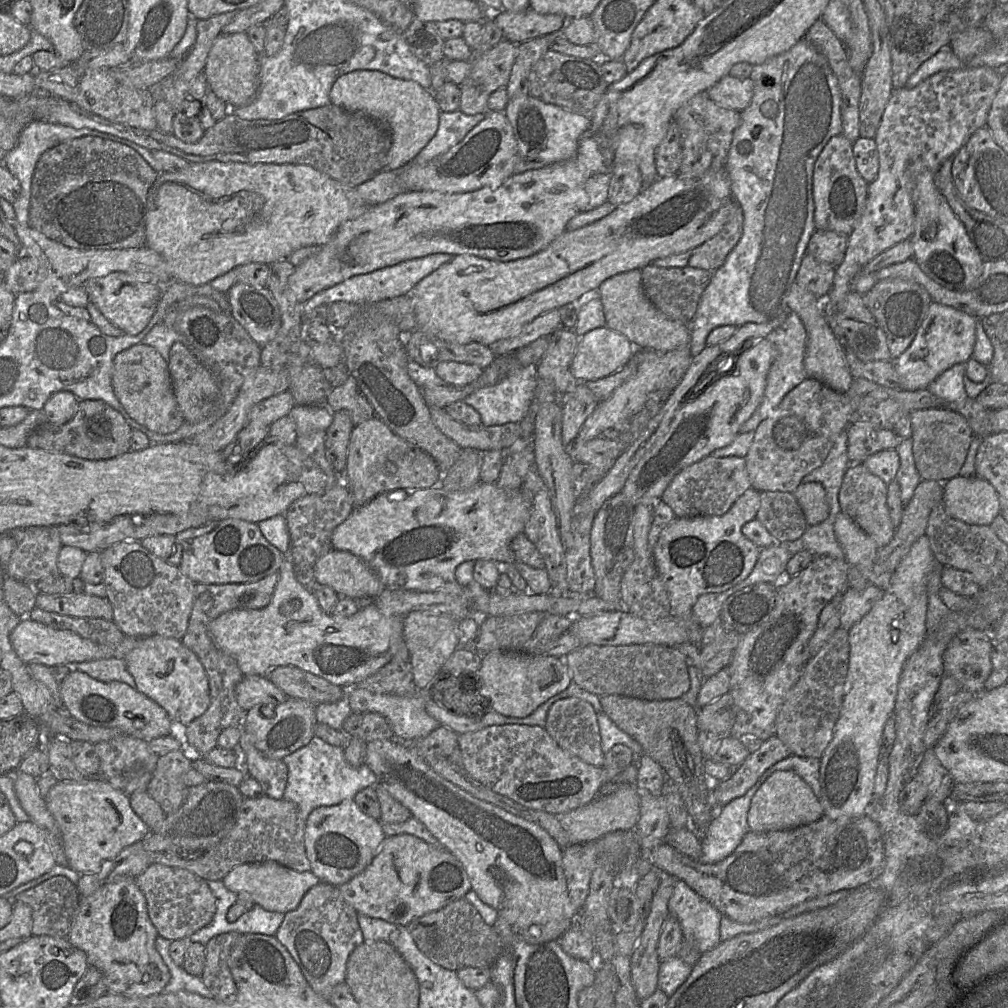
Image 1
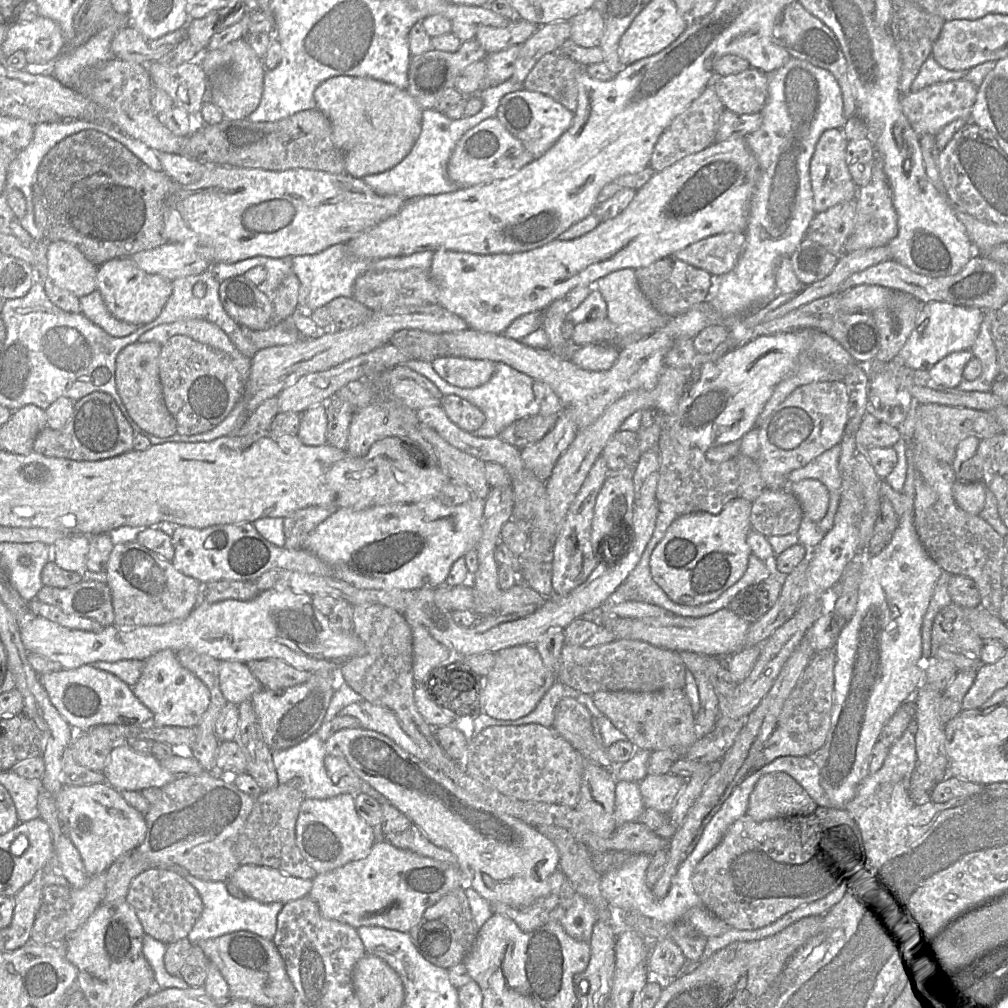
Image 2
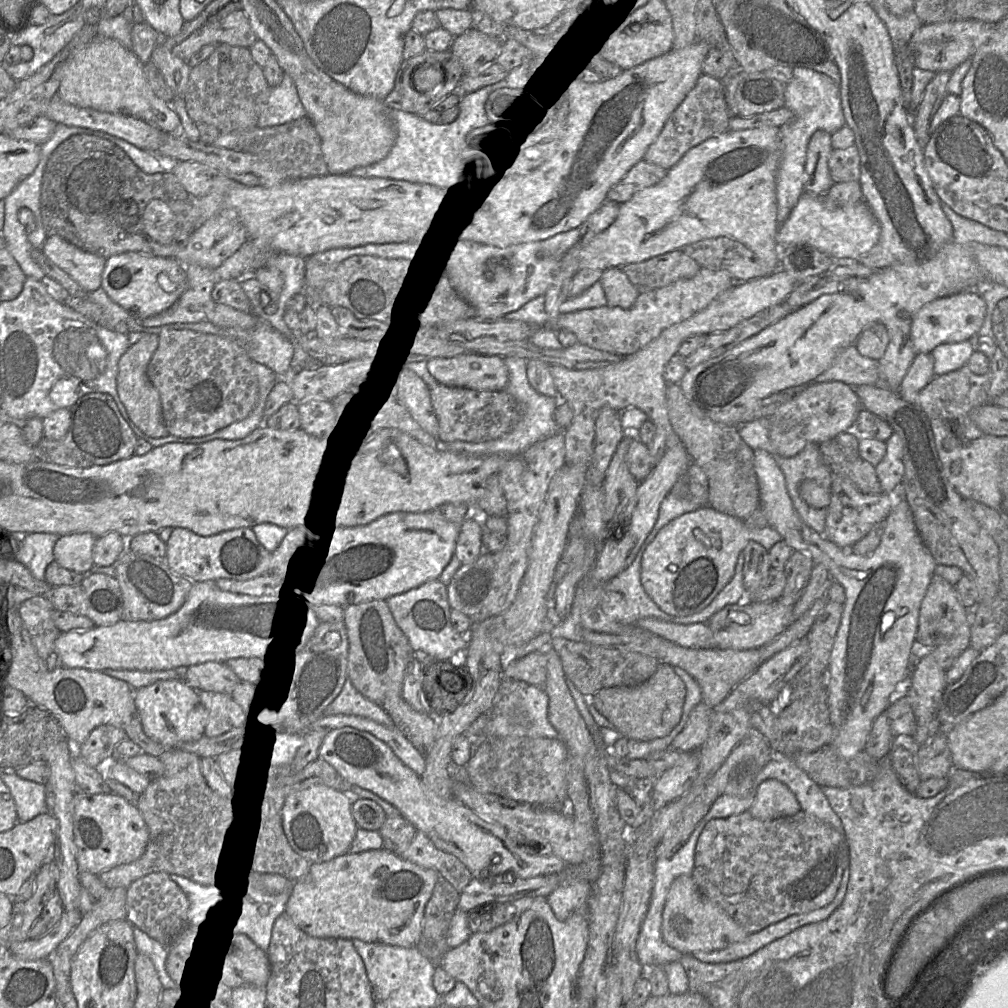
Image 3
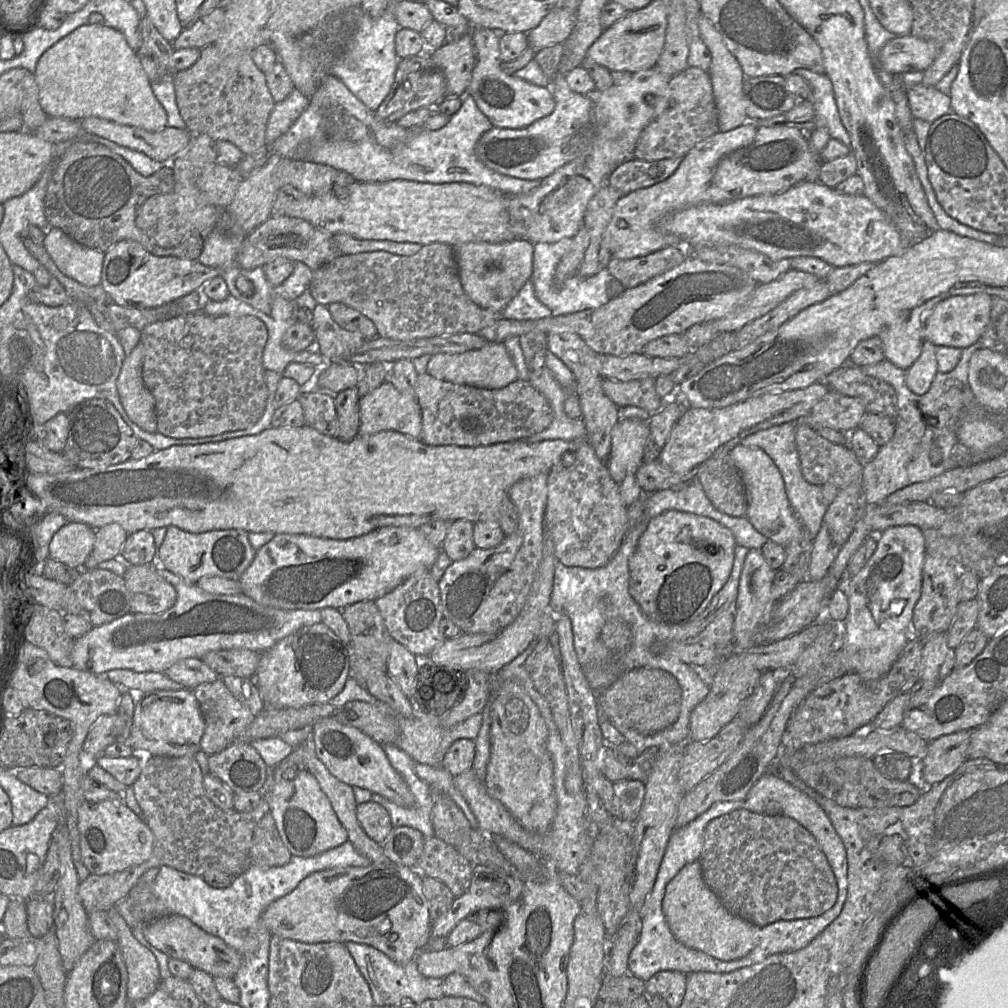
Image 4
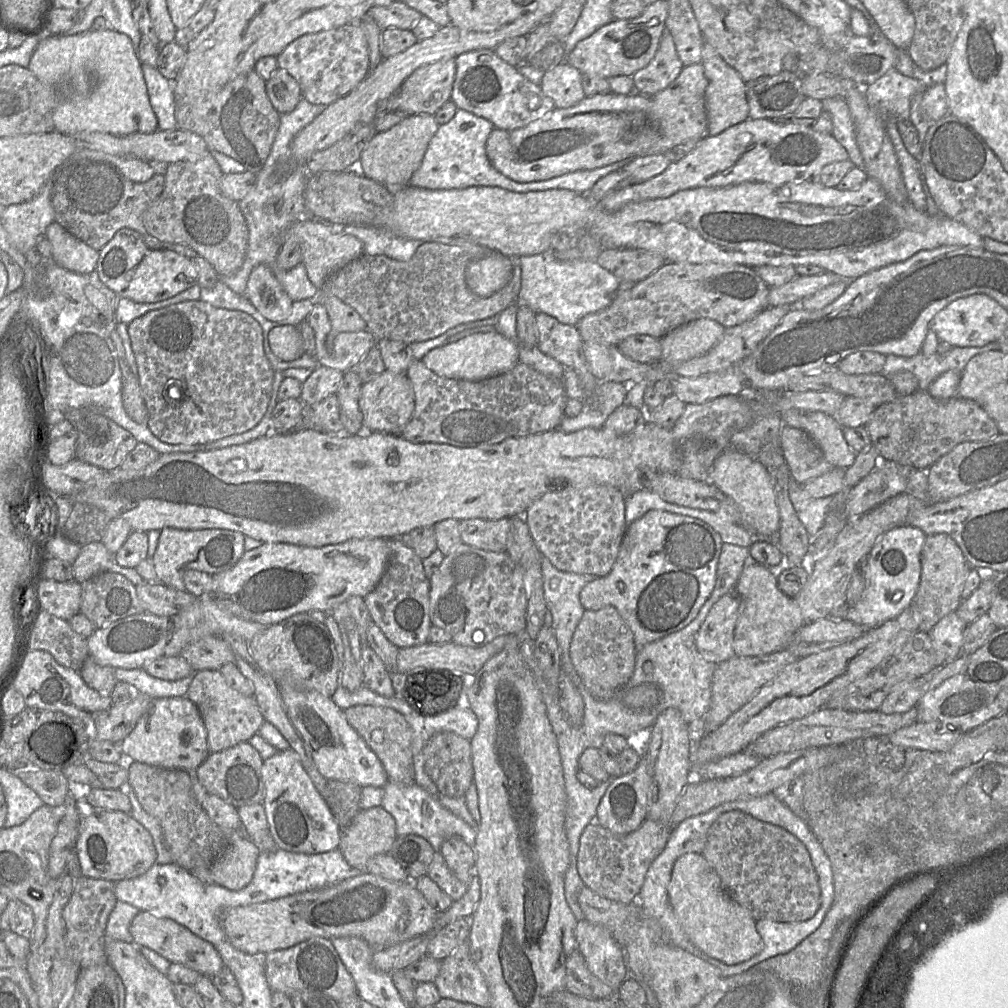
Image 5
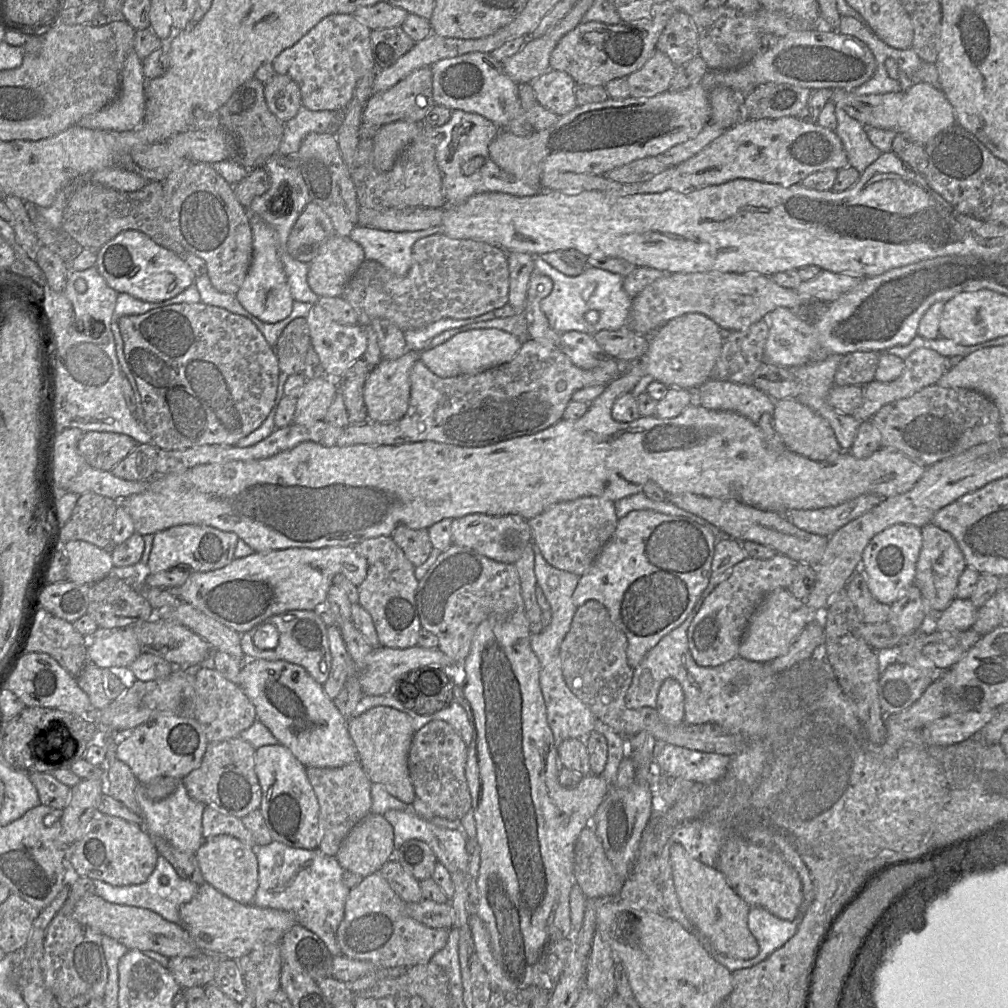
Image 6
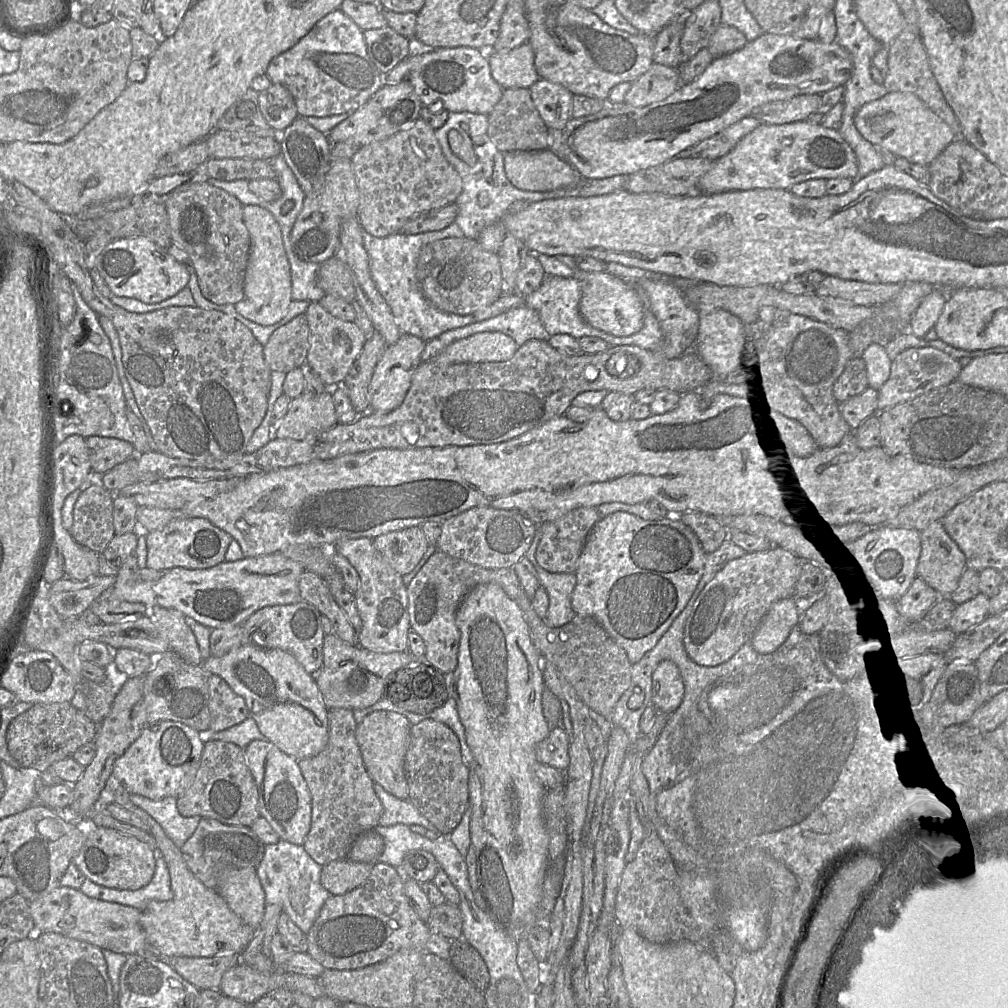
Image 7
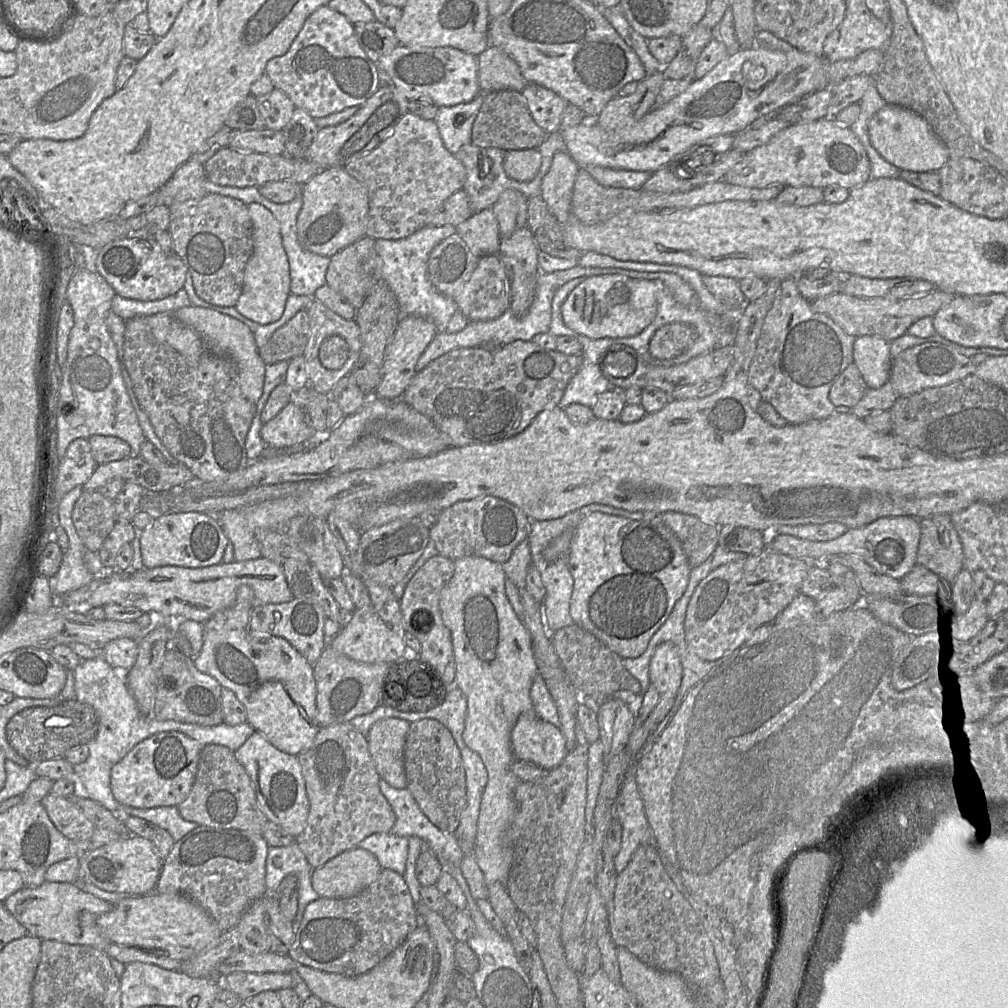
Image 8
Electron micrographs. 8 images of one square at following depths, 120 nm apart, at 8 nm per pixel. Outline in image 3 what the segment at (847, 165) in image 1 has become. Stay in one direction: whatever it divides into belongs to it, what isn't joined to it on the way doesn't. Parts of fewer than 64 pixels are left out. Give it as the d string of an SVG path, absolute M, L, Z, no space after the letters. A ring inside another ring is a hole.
M816 131L808 144L805 164L805 192L816 197L824 197L835 184L832 180L828 161L831 156L832 135L826 131Z

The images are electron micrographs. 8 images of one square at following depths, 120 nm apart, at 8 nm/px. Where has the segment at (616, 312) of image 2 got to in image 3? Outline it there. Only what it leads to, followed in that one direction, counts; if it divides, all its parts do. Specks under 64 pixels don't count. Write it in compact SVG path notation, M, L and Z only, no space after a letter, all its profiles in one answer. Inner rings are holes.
M619 267L603 270L599 282L604 289L607 305L611 307L628 309L640 294Z

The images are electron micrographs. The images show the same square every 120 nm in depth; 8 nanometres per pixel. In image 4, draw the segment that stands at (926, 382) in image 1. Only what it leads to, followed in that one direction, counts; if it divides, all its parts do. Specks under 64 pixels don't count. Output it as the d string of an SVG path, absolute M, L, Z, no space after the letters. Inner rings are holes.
M986 293L957 295L939 302L924 318L923 337L936 346L964 349L976 343L991 316L992 296Z

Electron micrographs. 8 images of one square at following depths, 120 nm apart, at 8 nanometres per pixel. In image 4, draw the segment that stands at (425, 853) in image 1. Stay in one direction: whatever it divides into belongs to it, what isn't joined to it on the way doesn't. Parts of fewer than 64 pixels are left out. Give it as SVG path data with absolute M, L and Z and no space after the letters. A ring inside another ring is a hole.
M387 863L365 867L337 867L317 871L303 879L289 894L272 902L261 915L261 922L271 935L303 943L357 942L386 954L399 965L413 960L431 938L429 902L423 894L422 875L416 869Z

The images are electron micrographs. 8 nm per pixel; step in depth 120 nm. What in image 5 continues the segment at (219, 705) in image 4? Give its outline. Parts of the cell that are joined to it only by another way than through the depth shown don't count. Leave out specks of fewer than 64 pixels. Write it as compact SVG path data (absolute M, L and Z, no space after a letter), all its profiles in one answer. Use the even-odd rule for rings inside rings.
M219 670L196 671L186 697L195 704L202 717L210 753L248 742L265 722L254 697L245 696L229 686Z

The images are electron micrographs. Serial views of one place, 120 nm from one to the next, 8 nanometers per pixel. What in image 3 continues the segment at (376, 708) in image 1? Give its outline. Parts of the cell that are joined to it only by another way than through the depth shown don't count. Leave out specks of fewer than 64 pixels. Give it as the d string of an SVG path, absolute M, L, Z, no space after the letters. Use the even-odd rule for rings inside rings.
M339 714L325 716L312 725L311 733L316 730L333 730L335 728L352 727L368 732L387 744L404 765L422 776L426 768L426 757L421 754L398 728L386 727L369 718L355 715Z

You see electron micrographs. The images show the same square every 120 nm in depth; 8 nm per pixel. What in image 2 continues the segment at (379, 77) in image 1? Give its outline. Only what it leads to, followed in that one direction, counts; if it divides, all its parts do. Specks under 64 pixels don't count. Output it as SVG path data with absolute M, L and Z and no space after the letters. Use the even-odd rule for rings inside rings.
M336 76L314 91L316 109L330 121L331 138L343 153L345 173L357 178L399 164L411 151L422 129L424 110L404 89L369 77Z

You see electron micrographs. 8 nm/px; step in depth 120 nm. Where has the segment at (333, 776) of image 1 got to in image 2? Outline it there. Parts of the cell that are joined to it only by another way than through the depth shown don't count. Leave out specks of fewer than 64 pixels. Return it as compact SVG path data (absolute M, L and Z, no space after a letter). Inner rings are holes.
M316 732L295 746L284 750L273 750L272 759L279 784L286 784L294 778L299 778L301 780L301 792L305 799L324 800L341 794L356 795L360 793L361 786L365 782L357 775L354 777L344 776L336 784L332 782L324 766L326 756L325 743Z

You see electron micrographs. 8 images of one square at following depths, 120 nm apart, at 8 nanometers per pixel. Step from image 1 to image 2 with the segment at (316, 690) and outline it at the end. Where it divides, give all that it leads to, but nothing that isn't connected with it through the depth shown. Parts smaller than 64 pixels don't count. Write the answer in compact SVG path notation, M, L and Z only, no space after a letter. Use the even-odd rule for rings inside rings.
M260 659L246 662L250 672L263 687L275 691L302 684L311 672L299 670L279 659Z

